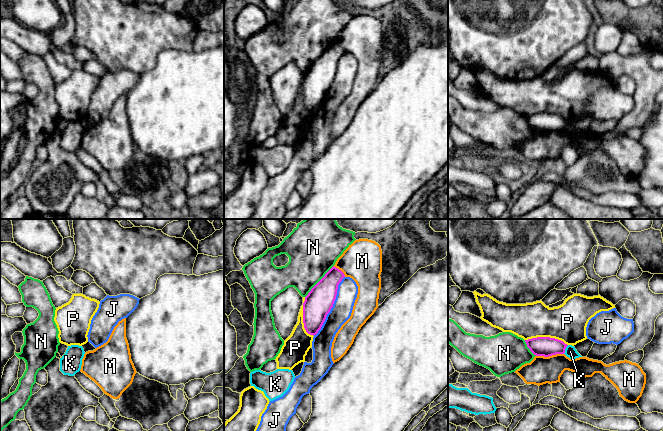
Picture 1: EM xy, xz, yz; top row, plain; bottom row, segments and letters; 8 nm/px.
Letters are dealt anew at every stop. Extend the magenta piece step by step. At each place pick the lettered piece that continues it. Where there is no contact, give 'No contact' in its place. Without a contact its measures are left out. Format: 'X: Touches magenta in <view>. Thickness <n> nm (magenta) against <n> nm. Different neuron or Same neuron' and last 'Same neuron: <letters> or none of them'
J: Touches magenta in xz. Thickness 220 nm (magenta) against 160 nm. Different neuron
K: Touches magenta in yz. Thickness 160 nm (magenta) against 90 nm. Different neuron
M: Touches magenta in yz. Thickness 160 nm (magenta) against 220 nm. Different neuron
N: Touches magenta in xz. Thickness 220 nm (magenta) against 400 nm. Different neuron
P: Touches magenta in yz. Thickness 160 nm (magenta) against 300 nm. Different neuron
Same neuron: none of them

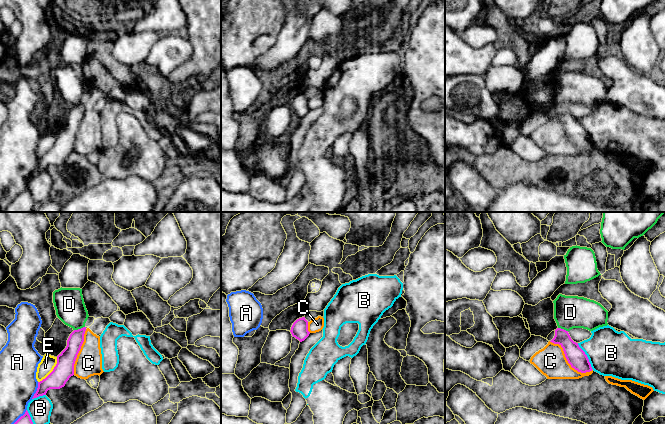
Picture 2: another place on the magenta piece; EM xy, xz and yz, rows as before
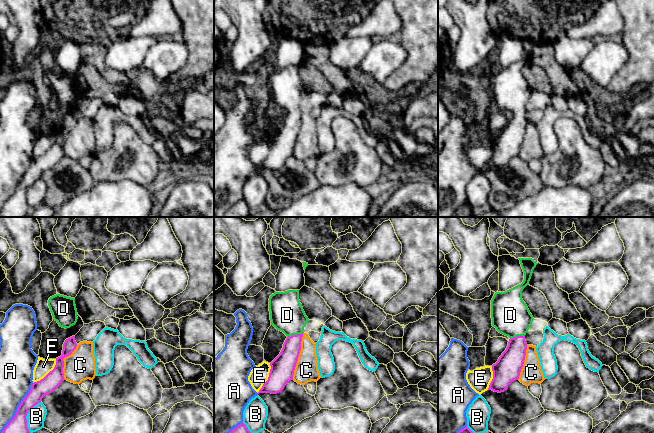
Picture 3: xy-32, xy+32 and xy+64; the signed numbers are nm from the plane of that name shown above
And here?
A: Touches magenta in xy. Thickness 150 nm (magenta) against 300 nm. Different neuron
B: Touches magenta in yz. Thickness 160 nm (magenta) against 360 nm. Different neuron
C: Touches magenta in yz. Thickness 160 nm (magenta) against 240 nm. Different neuron
D: Touches magenta in xy. Thickness 130 nm (magenta) against 240 nm. Same neuron
E: Touches magenta in xy. Thickness 160 nm (magenta) against 120 nm. Different neuron
Same neuron: D

